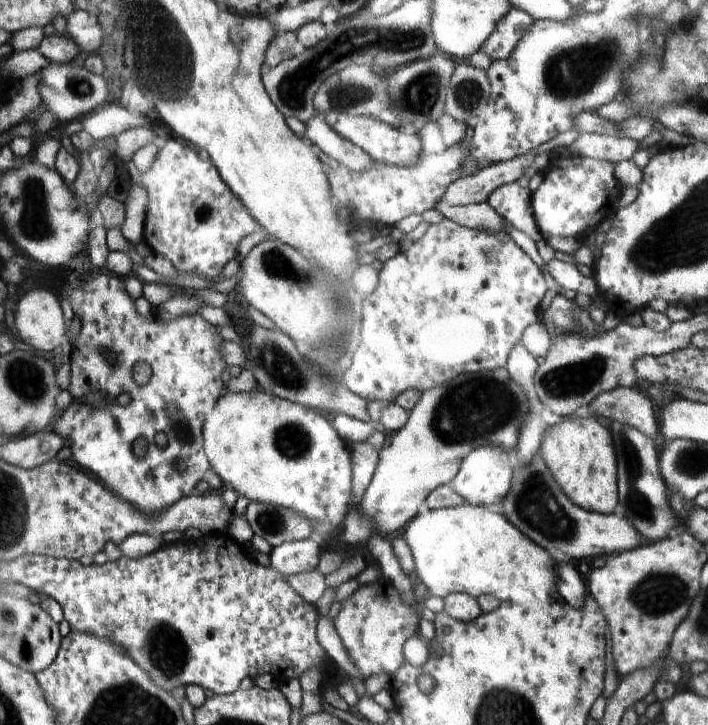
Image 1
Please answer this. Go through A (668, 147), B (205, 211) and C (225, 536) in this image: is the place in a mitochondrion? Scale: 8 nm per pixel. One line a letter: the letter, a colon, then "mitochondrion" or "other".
A: other
B: mitochondrion
C: other

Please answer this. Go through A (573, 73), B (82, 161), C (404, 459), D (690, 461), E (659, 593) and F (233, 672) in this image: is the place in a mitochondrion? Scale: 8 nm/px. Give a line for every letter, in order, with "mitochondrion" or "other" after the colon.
A: mitochondrion
B: other
C: other
D: mitochondrion
E: mitochondrion
F: other

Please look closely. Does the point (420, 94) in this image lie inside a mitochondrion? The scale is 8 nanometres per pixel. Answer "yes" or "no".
yes

